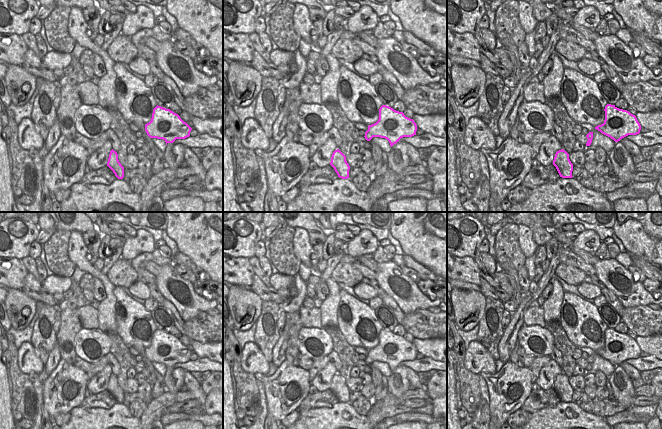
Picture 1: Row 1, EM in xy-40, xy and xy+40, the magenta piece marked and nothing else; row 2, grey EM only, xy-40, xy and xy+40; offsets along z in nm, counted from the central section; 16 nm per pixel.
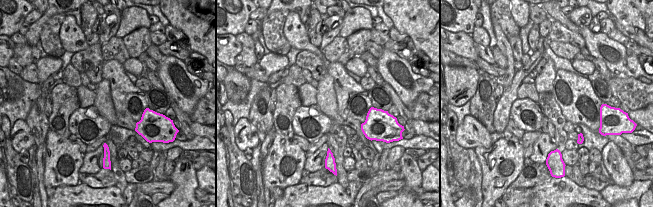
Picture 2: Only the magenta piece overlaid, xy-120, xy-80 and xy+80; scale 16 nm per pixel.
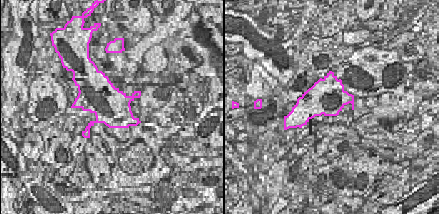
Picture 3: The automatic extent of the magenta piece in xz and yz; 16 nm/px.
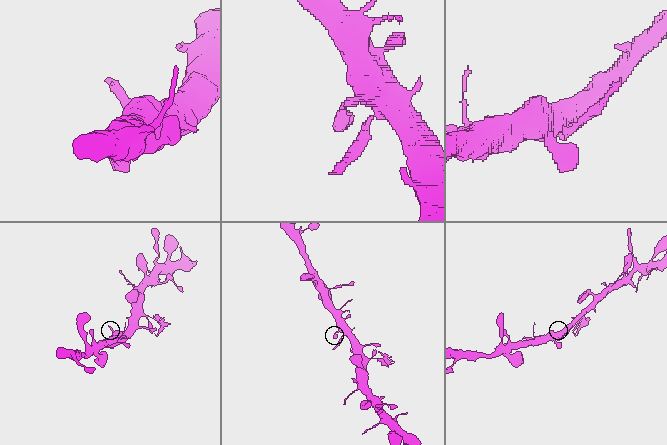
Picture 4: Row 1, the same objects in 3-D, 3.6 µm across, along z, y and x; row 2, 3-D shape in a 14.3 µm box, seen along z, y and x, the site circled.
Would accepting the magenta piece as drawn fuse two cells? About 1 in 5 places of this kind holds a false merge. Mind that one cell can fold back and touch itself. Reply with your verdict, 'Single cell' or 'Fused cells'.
Single cell

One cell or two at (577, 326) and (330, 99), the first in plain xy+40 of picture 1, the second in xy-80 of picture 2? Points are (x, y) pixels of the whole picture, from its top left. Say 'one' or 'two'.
two

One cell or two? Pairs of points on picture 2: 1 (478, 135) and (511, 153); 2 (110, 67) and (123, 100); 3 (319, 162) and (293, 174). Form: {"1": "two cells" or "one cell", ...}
{"1": "two cells", "2": "one cell", "3": "two cells"}

